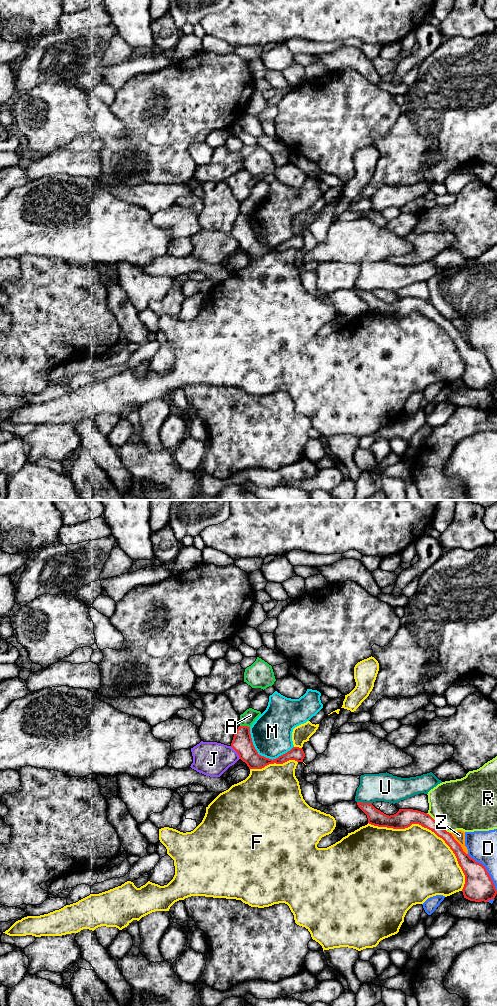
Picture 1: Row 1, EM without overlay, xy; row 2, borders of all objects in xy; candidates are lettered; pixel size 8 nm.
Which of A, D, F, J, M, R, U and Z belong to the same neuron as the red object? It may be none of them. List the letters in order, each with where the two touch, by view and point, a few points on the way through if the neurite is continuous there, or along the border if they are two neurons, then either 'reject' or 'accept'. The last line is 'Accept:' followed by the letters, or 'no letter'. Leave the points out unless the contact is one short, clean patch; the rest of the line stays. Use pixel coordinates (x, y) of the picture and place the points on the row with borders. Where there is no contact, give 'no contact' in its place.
A: contact xy (245, 726); border xy (240, 725), (249, 727); reject
D: contact xy (486, 870); reject
F: contact xy (431, 830); reject
J: contact xy (236, 751); reject
M: contact xy (263, 756); reject
R: contact xy (437, 823); border xy (426, 813), (450, 833); reject
U: contact xy (364, 803); border xy (357, 801), (371, 803); reject
Z: contact xy (459, 844); reject
Accept: no letter

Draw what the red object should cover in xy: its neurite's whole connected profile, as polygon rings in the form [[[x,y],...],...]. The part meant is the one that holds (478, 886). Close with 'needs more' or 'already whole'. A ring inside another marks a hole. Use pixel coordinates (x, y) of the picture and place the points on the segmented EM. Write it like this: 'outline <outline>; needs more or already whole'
outline [[[357,802],[357,805],[367,815],[371,825],[405,829],[412,824],[419,824],[434,832],[453,851],[465,875],[462,889],[464,898],[475,902],[488,902],[495,898],[497,890],[485,866],[466,854],[452,834],[444,830],[429,814],[413,809],[399,809],[396,814],[389,816],[376,809],[372,803]]]; already whole

